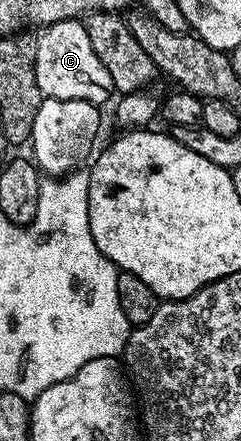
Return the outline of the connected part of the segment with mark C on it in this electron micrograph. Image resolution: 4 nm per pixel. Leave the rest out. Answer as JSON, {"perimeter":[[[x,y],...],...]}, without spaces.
{"perimeter":[[[69,19],[45,28],[37,36],[36,45],[36,85],[40,85],[42,94],[48,98],[68,98],[88,101],[97,105],[104,104],[110,94],[115,94],[112,77],[103,62],[96,57],[92,44],[82,21]]]}

